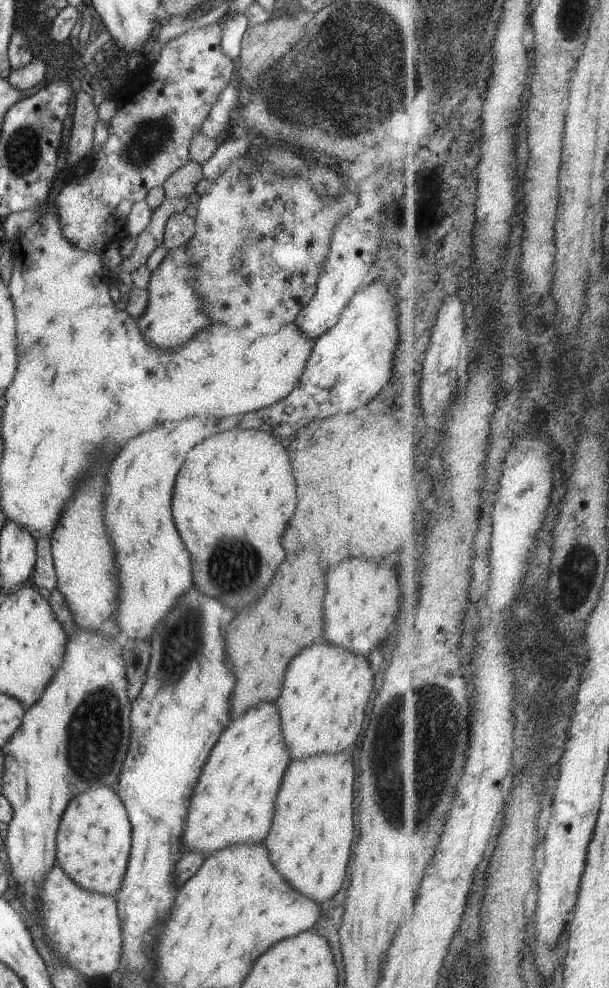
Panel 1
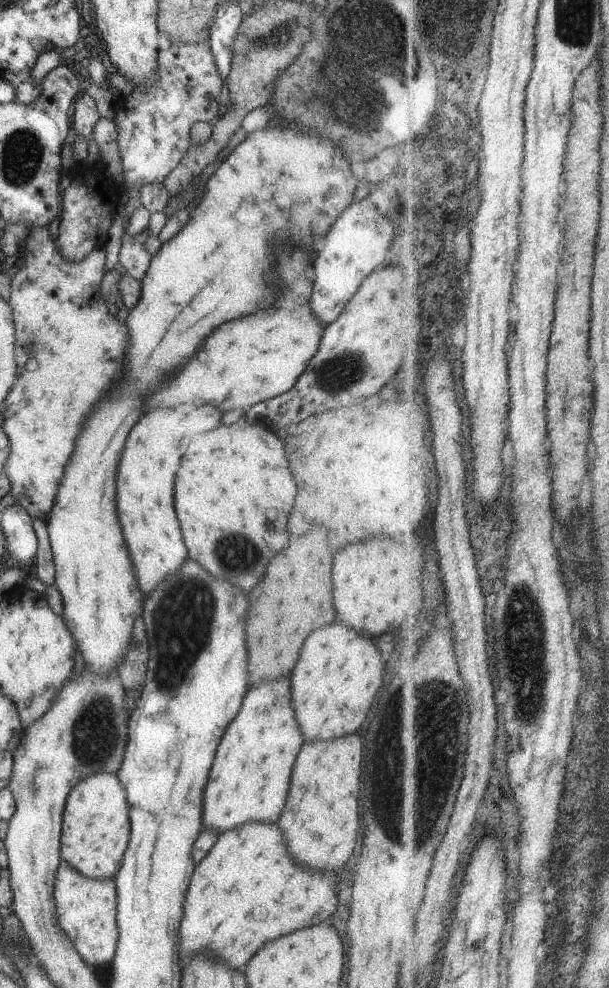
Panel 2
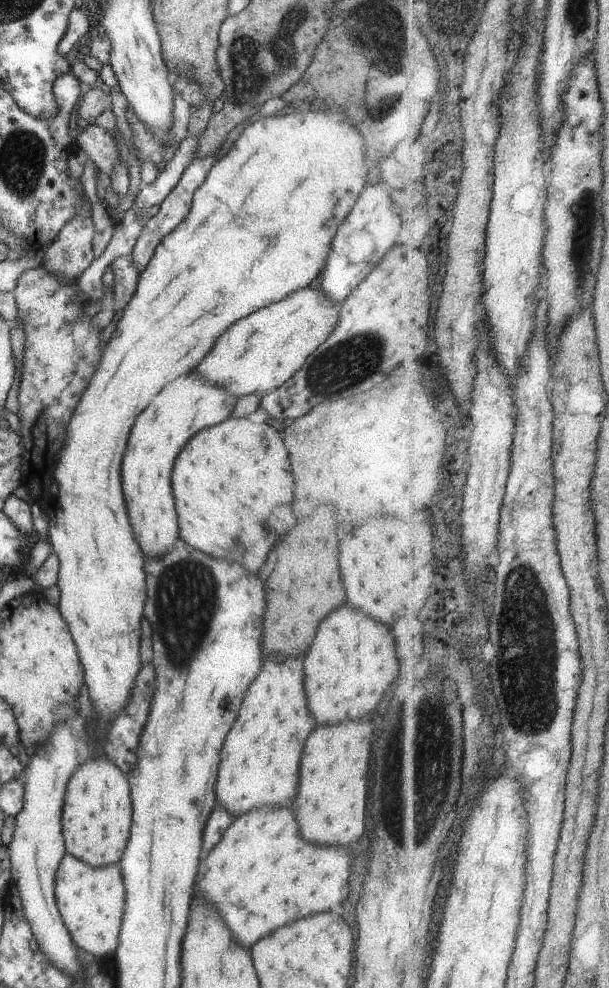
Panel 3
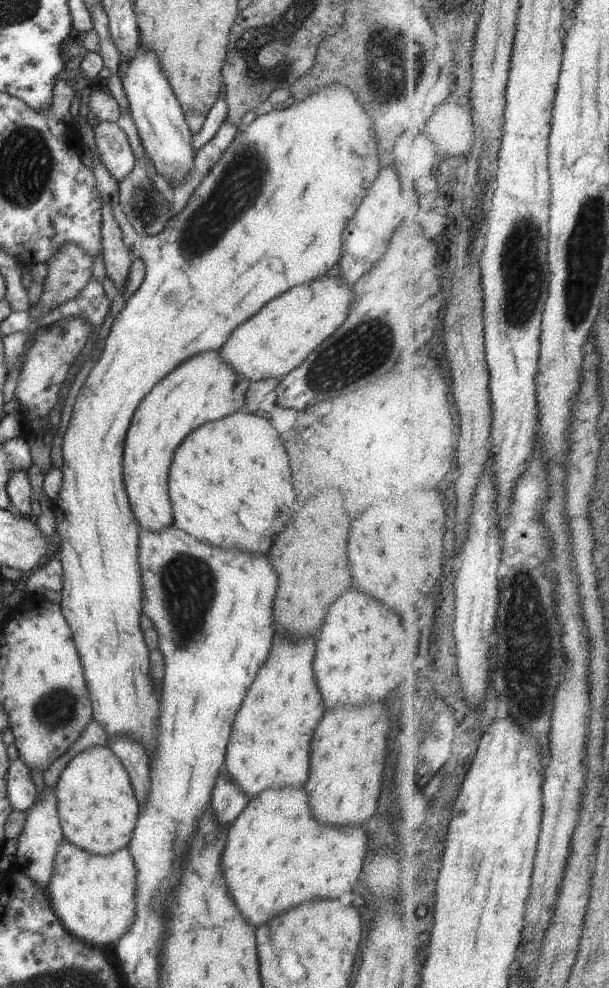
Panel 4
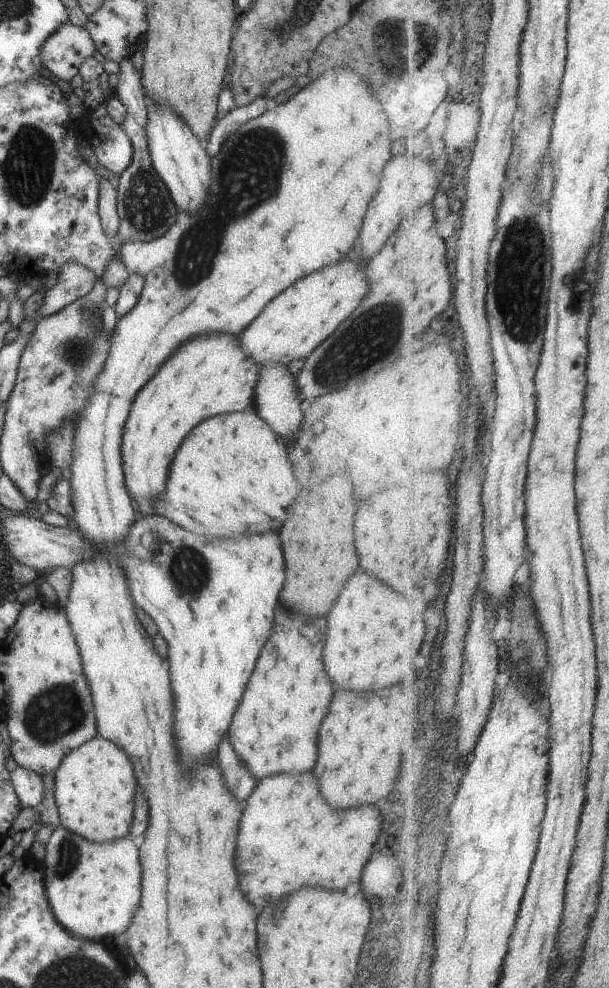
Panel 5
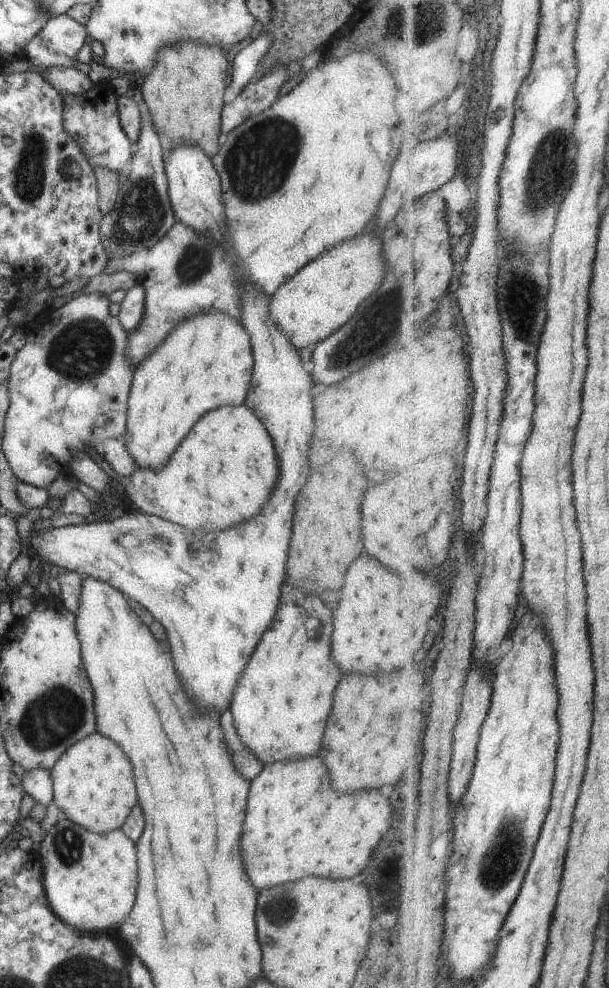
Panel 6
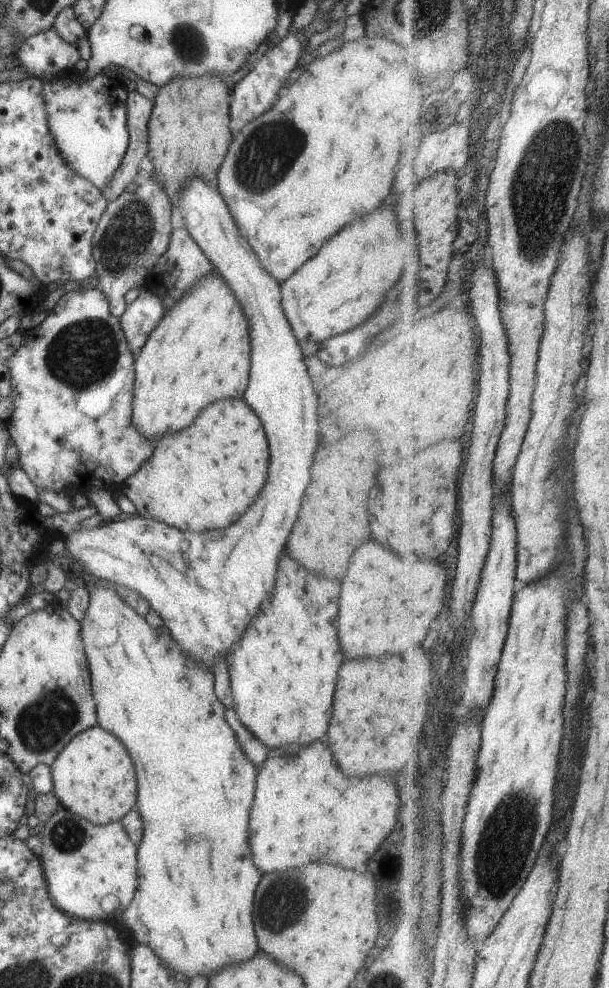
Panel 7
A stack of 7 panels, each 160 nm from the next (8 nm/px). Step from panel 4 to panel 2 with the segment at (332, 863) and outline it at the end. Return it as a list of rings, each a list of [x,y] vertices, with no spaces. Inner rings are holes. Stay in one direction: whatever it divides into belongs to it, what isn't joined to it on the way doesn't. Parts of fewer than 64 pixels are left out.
[[[251,821],[218,834],[215,844],[195,866],[185,892],[185,912],[179,926],[181,958],[203,950],[221,956],[229,968],[241,968],[263,942],[317,924],[335,912],[337,892],[333,872],[311,872],[307,867],[295,864],[285,850],[281,832],[277,823]]]

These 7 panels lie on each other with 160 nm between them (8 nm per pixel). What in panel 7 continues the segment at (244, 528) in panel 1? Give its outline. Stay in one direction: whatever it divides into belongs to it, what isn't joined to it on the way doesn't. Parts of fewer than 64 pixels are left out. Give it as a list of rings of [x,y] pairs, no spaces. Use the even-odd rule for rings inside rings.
[[[244,400],[211,401],[199,409],[187,428],[163,433],[155,440],[151,456],[140,464],[135,474],[128,476],[120,491],[134,504],[136,512],[146,519],[155,519],[167,526],[190,533],[221,530],[233,524],[252,503],[267,476],[270,450],[263,425]]]

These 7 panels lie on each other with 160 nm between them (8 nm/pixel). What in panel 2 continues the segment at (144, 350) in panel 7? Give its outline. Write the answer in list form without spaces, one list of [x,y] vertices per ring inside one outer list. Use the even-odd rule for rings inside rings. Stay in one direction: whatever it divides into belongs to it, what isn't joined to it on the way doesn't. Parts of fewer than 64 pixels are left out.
[[[201,404],[197,408],[185,408],[185,406],[175,406],[175,408],[153,408],[147,414],[143,414],[137,424],[129,430],[129,436],[125,440],[123,446],[123,454],[119,458],[119,466],[117,466],[117,518],[123,530],[123,538],[129,550],[129,556],[133,560],[133,568],[135,568],[135,578],[141,590],[141,598],[147,600],[147,594],[171,572],[175,572],[185,558],[188,559],[187,550],[183,543],[181,530],[173,508],[173,492],[174,481],[177,468],[179,468],[180,459],[185,453],[187,442],[195,436],[195,434],[203,434],[209,430],[213,430],[219,424],[222,412],[211,404]]]

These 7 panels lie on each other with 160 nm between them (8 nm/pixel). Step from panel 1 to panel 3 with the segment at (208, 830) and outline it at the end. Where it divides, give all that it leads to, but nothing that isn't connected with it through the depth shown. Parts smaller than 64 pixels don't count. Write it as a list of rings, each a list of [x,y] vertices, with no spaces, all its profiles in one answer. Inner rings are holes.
[[[271,654],[247,688],[239,716],[225,736],[219,752],[215,796],[217,803],[234,818],[261,805],[291,806],[295,798],[303,740],[315,726],[305,708],[301,660],[296,654],[295,658]]]

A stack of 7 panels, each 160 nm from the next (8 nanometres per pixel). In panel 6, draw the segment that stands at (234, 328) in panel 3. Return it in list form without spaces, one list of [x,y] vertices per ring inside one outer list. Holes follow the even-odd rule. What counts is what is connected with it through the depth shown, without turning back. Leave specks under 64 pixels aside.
[[[361,234],[329,248],[323,256],[303,266],[268,299],[267,314],[271,324],[286,336],[293,348],[298,351],[313,348],[353,316],[359,304],[379,288],[383,276],[385,262],[381,258],[379,238]]]

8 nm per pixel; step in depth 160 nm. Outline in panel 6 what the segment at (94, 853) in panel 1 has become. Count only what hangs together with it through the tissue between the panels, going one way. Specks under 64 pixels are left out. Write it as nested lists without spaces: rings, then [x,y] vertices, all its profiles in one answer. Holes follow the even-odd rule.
[[[97,731],[75,741],[50,768],[51,803],[73,824],[99,834],[119,828],[135,806],[136,788],[127,756],[115,742]]]

